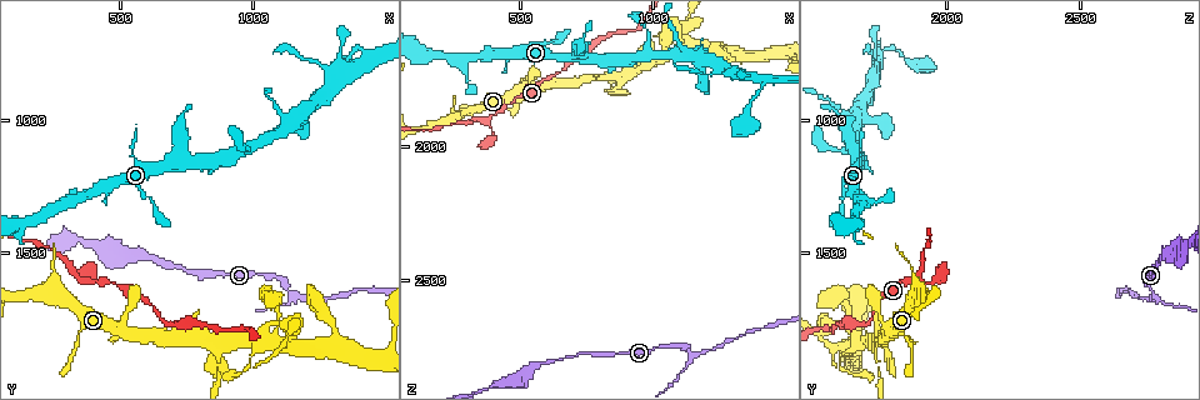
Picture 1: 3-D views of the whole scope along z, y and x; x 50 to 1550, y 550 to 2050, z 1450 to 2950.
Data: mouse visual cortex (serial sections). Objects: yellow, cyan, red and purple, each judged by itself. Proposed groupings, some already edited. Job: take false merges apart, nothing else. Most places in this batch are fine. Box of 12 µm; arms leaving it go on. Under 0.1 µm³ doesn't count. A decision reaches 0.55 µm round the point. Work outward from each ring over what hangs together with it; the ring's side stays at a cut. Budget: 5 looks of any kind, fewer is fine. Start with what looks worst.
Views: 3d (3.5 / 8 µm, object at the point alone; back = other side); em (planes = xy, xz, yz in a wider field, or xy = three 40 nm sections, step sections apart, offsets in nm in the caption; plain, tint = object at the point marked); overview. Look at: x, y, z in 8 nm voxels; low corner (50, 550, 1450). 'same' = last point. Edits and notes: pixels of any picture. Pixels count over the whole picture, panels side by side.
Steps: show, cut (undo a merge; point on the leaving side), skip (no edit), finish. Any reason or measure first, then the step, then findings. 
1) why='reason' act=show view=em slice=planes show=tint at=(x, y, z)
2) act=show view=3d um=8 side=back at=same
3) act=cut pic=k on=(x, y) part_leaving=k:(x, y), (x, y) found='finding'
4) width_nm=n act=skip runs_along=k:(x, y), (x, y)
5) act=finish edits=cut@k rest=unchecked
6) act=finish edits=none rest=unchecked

why='abrupt turn' act=show view=3d um=3.5 at=(1160, 1670, 2780)

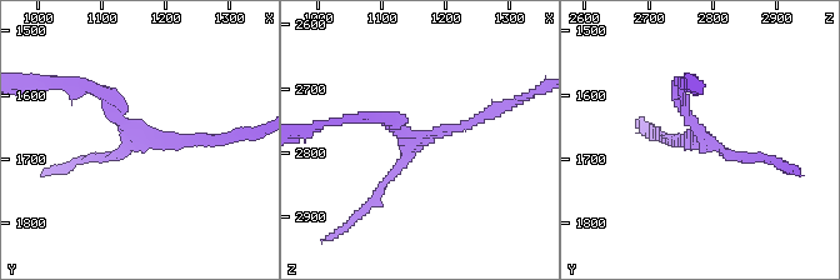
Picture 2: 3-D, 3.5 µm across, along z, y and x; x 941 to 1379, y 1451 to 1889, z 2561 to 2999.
why='shape alone is not enough' act=show view=em slice=xy step=2 show=tint at=(1160, 1670, 2780)

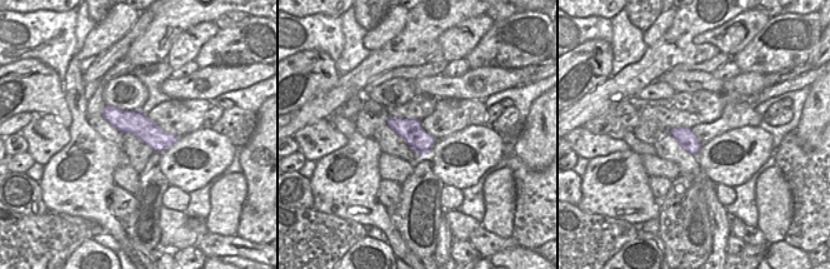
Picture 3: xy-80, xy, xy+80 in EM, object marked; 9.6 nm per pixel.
act=skip runs_along=2:(84, 85), (138, 139), (218, 139) found='all the same cell'

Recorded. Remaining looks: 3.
why='sharp bend' act=show view=3d um=8 at=(390, 1610, 1890)

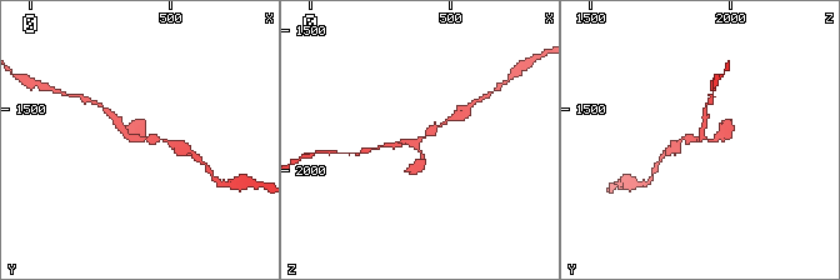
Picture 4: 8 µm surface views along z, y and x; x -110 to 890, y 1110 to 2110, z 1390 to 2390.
act=show view=3d um=3.5 at=(400, 1610, 1880)

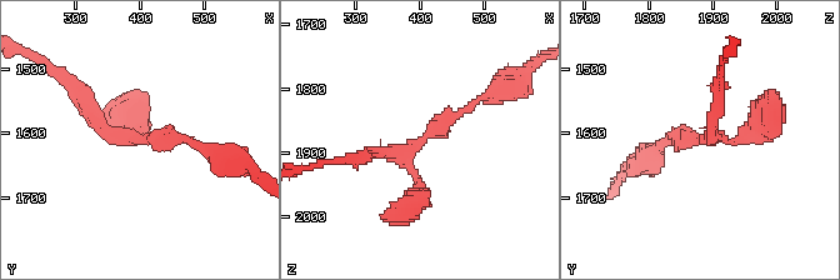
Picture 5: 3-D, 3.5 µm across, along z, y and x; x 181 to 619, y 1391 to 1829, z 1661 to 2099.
act=show view=em slice=xy step=3 show=tint at=(405, 1610, 1880)

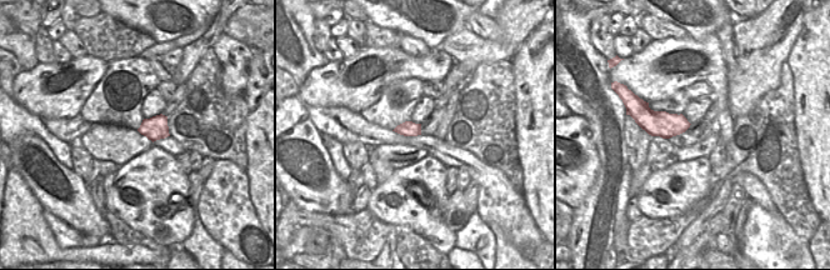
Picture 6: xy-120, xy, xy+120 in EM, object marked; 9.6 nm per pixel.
act=skip runs_along=5:(489, 93), (401, 154), (416, 199) found='continuous, no second cell'

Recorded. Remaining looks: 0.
act=finish edits=none rest=unchecked

